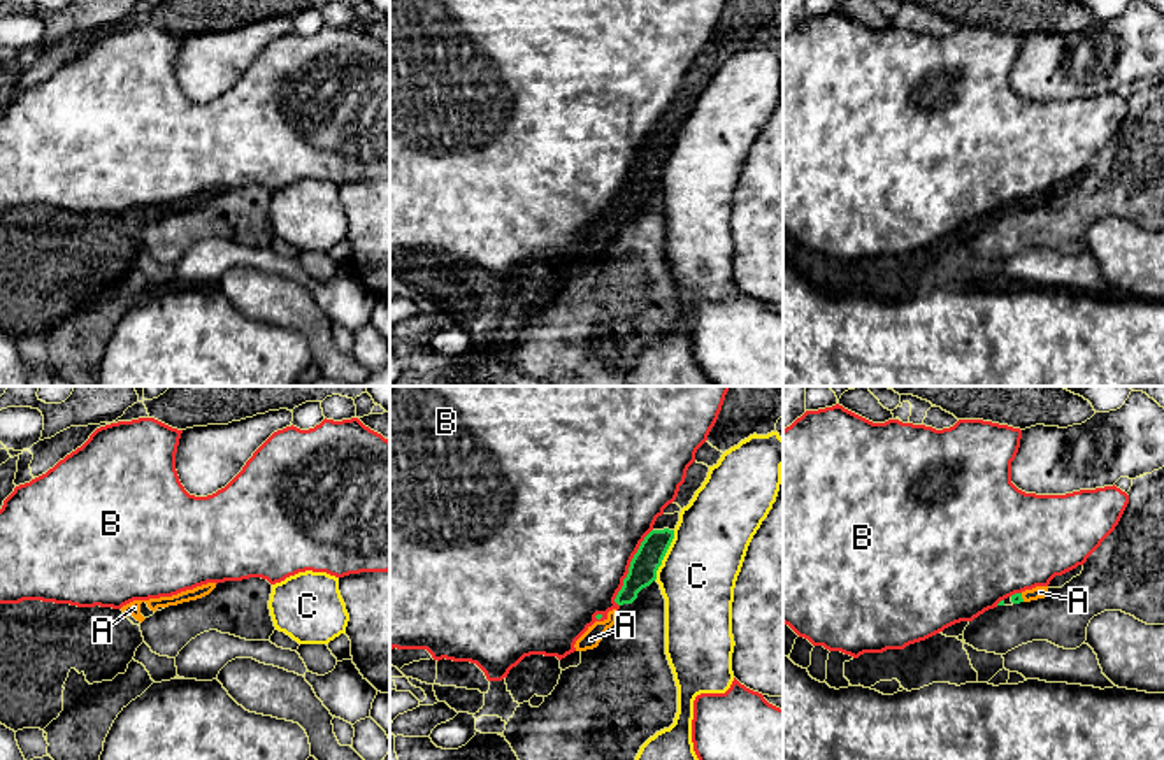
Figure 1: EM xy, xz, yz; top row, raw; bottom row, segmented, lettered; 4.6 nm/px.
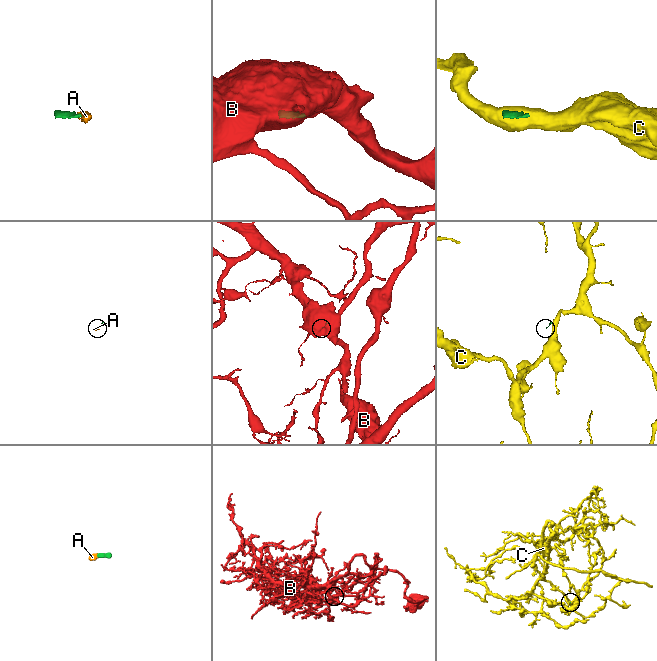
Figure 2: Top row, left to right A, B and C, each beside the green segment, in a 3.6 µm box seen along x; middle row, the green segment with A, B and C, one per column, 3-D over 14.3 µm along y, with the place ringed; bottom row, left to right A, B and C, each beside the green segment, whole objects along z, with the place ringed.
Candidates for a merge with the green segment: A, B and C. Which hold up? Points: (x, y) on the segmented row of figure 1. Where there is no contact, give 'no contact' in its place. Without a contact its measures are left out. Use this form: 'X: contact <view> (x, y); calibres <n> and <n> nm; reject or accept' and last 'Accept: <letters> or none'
A: contact yz (1020, 597); calibres 50 and 60 nm; accept
B: contact xz (629, 567); calibres 130 and 500 nm; reject
C: contact xz (664, 555); calibres 130 and 360 nm; reject
Accept: A

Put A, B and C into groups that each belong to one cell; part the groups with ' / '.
A / B / C

